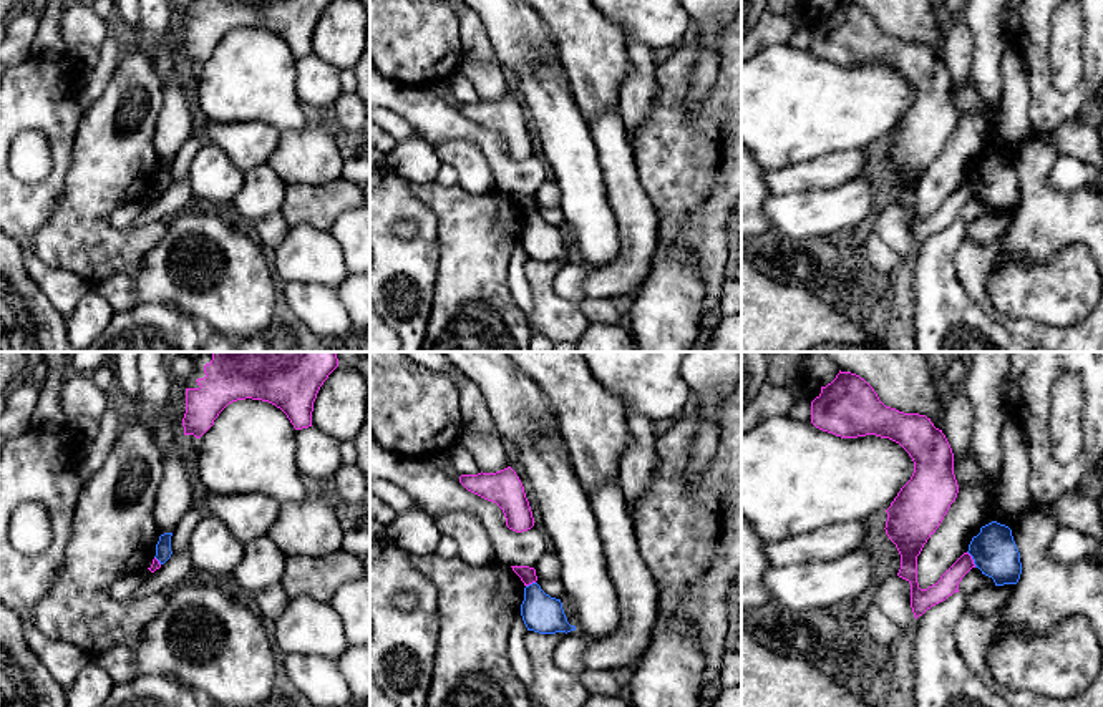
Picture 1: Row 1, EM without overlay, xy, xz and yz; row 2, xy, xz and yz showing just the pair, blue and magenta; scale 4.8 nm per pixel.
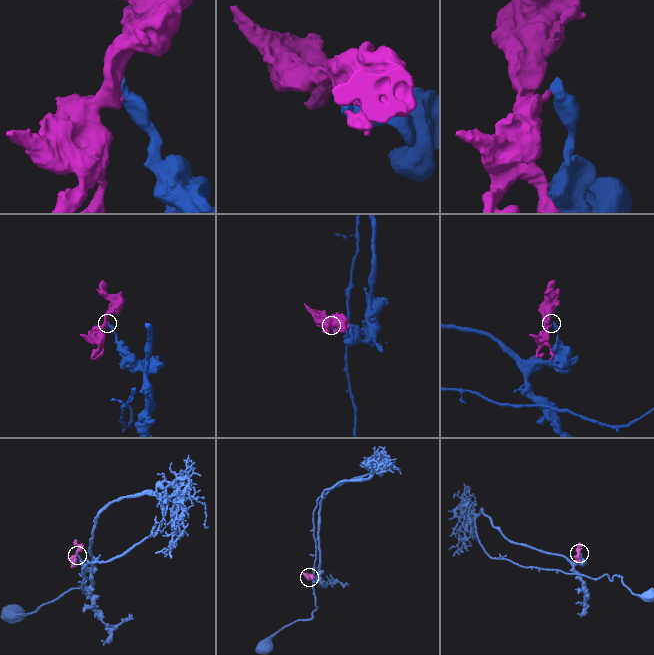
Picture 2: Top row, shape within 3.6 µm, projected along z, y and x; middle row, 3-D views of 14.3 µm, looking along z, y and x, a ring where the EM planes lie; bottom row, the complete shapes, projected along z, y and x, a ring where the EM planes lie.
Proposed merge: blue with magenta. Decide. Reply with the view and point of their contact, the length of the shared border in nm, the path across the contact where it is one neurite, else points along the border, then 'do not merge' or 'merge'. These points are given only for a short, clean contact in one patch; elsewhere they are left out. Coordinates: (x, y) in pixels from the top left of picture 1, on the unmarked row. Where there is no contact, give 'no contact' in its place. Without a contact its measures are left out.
contact yz (972, 186); length 90 nm; border yz (967, 180), (976, 195); do not merge

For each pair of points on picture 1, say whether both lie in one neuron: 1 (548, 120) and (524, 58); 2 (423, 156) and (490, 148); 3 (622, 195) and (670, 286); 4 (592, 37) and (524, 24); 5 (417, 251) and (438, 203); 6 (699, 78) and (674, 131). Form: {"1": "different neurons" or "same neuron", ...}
{"1": "different neurons", "2": "different neurons", "3": "different neurons", "4": "different neurons", "5": "different neurons", "6": "different neurons"}

